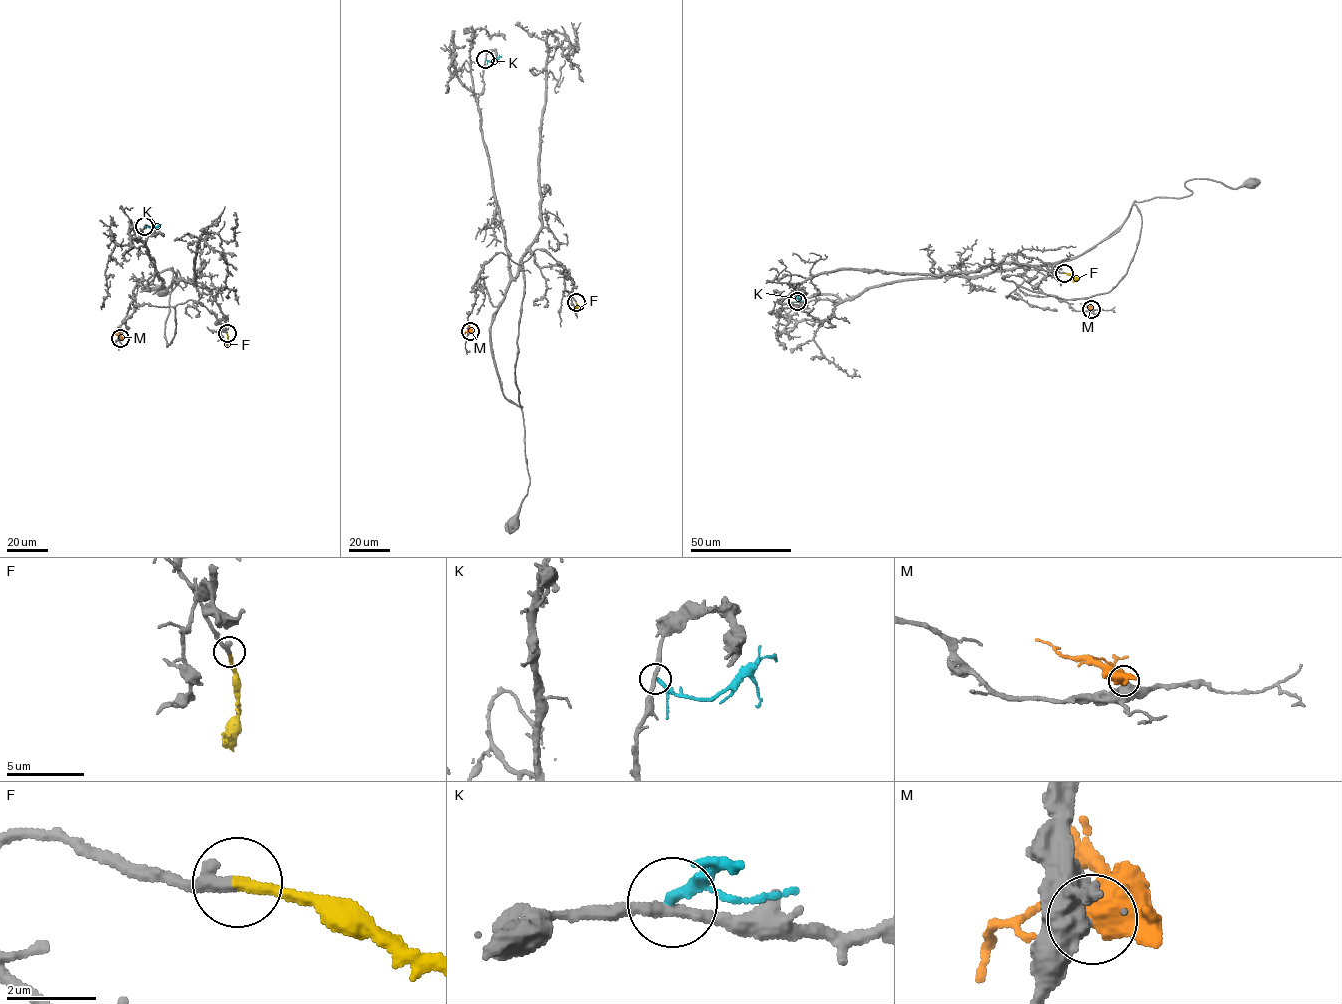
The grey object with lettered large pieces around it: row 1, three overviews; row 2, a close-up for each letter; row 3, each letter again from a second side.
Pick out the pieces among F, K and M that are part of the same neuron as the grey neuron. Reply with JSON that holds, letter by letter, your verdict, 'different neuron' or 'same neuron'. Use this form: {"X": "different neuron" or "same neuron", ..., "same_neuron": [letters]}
{"F": "same neuron", "K": "different neuron", "M": "different neuron", "same_neuron": ["F"]}

